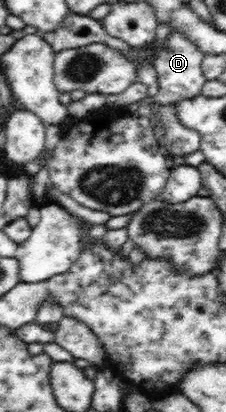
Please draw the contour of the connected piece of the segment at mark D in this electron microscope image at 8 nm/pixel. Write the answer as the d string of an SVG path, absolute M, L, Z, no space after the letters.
M174 28L162 41L156 59L153 60L159 82L158 93L154 96L155 103L172 104L180 99L188 99L189 96L200 95L207 81L202 68L204 56L203 52L196 47L194 40L187 38L186 32Z

